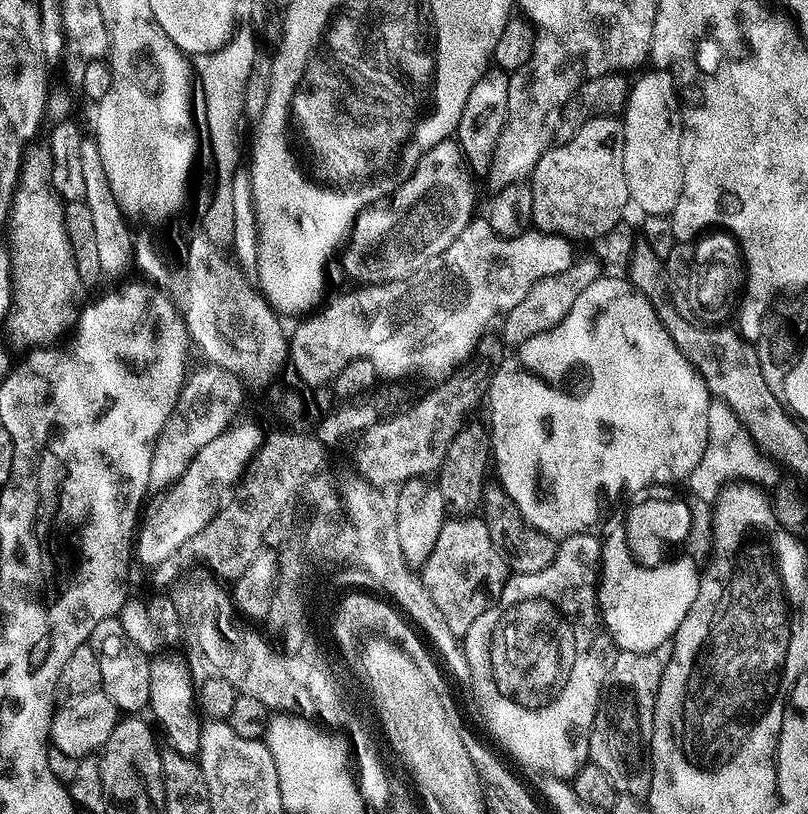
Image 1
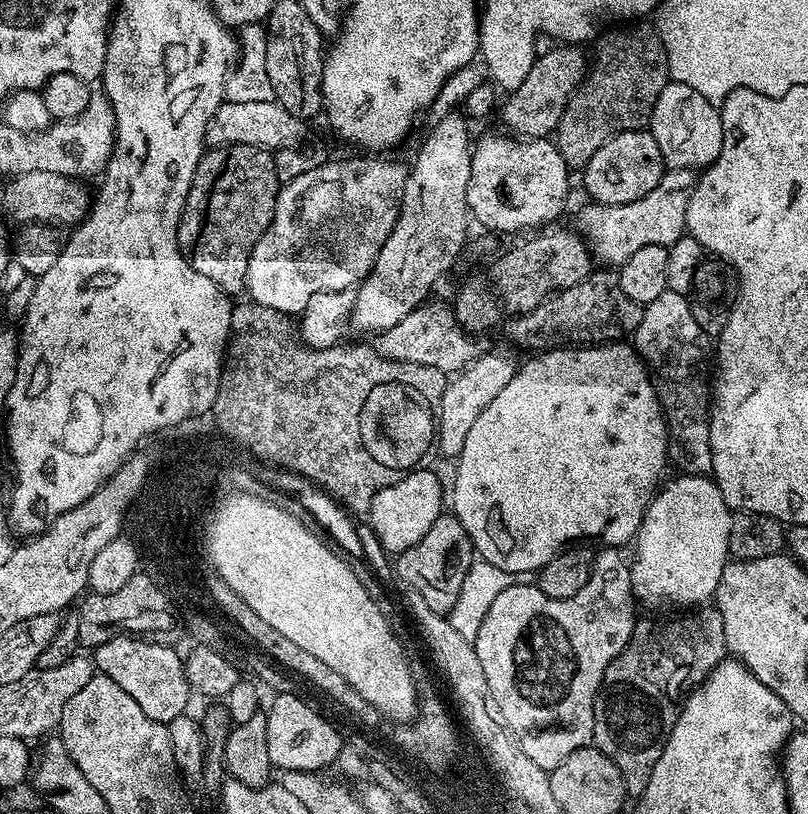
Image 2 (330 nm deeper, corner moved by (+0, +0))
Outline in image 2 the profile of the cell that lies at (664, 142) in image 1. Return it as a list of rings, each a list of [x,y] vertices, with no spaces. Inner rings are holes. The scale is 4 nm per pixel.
[[[675,82],[667,84],[662,94],[658,94],[658,102],[654,102],[652,111],[650,131],[669,169],[703,170],[707,168],[718,158],[724,141],[720,114],[714,107],[713,101],[698,94],[698,90]]]

